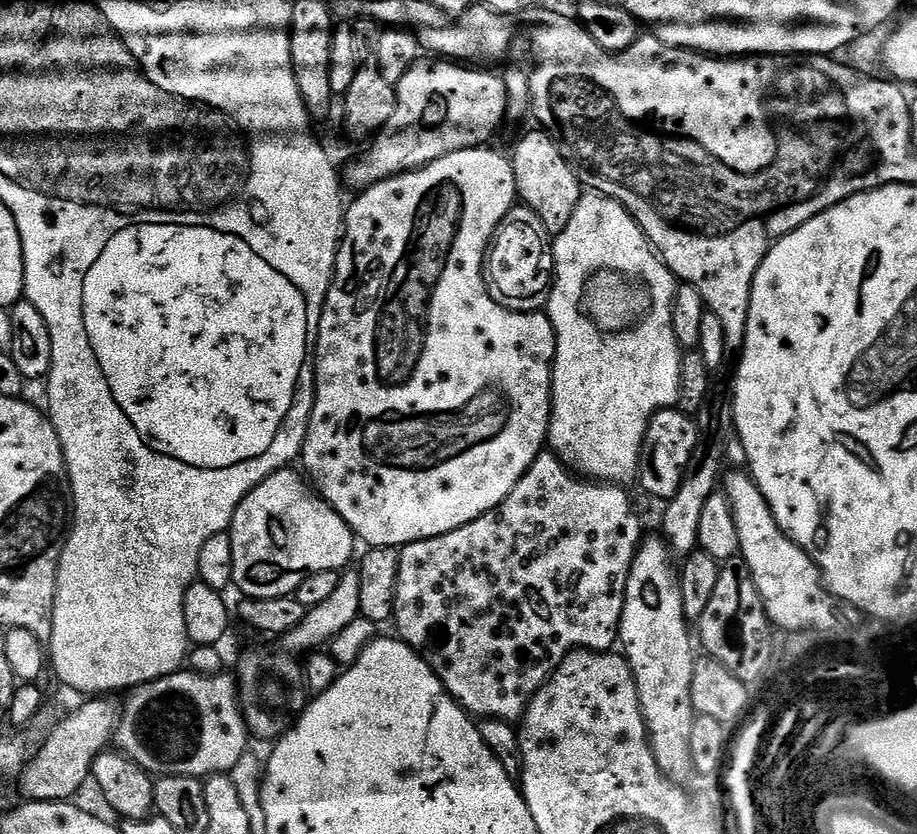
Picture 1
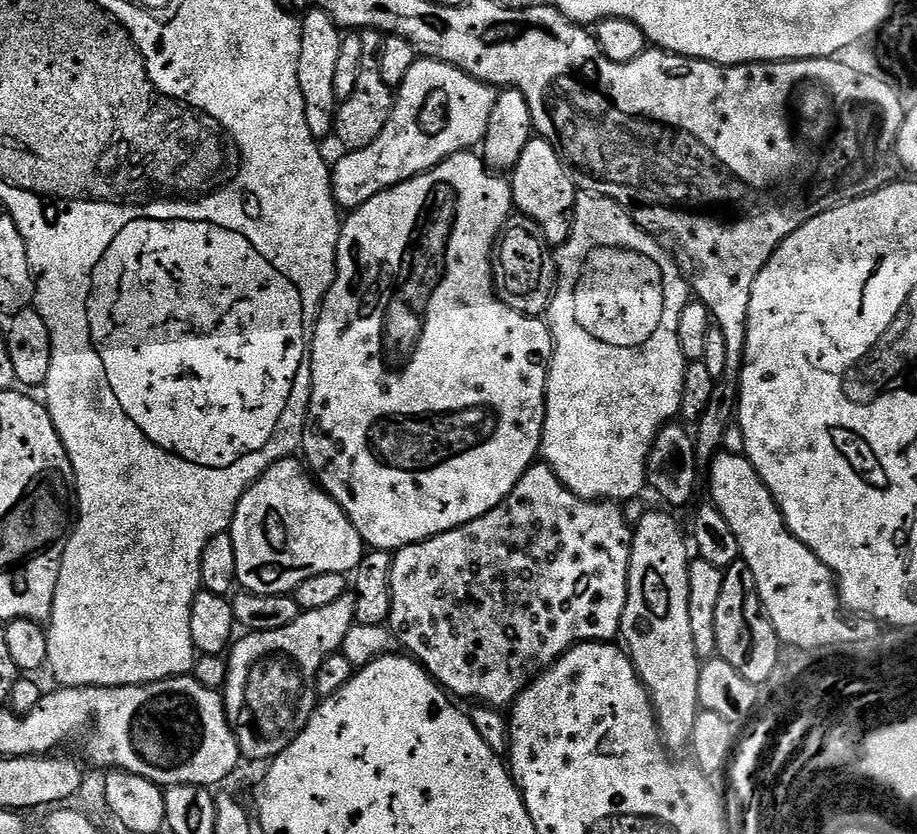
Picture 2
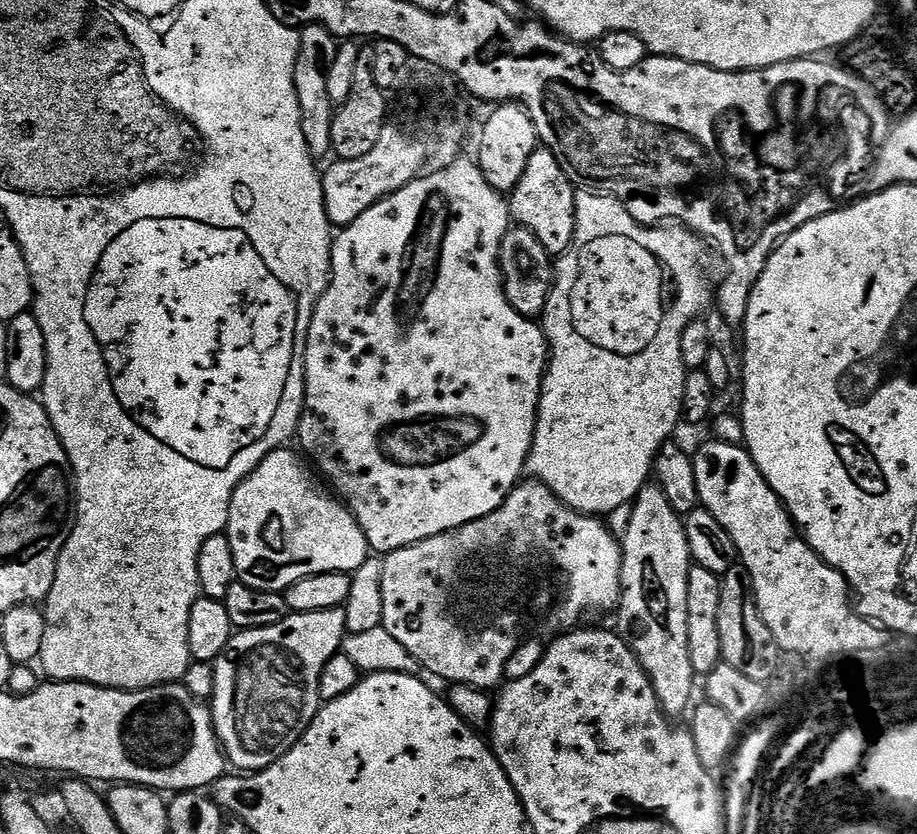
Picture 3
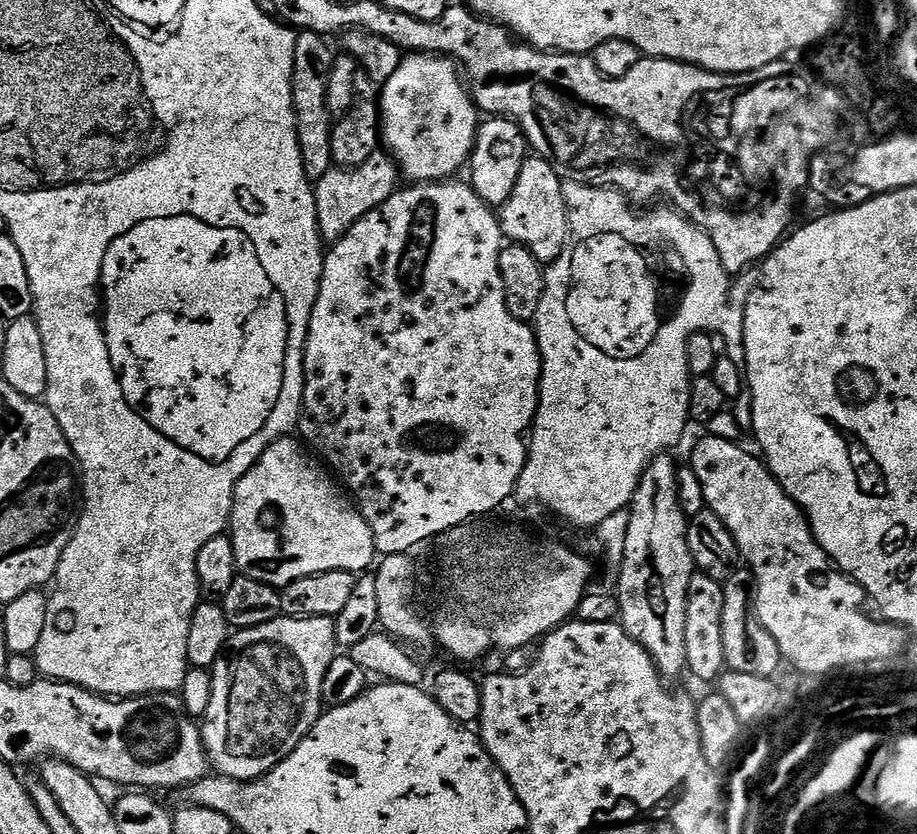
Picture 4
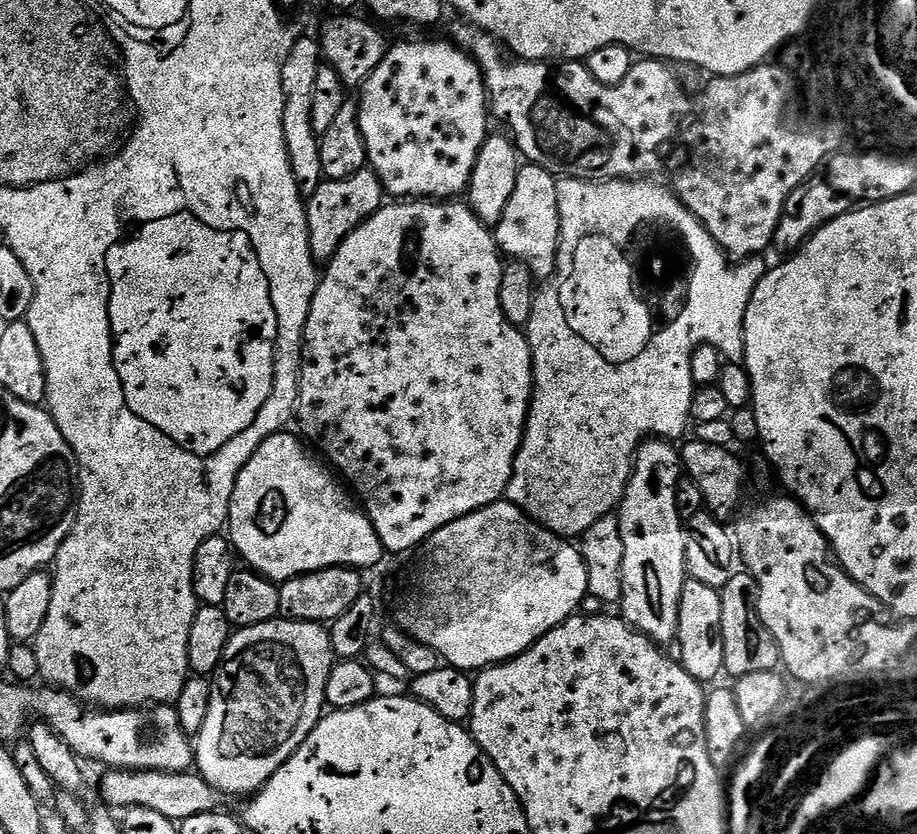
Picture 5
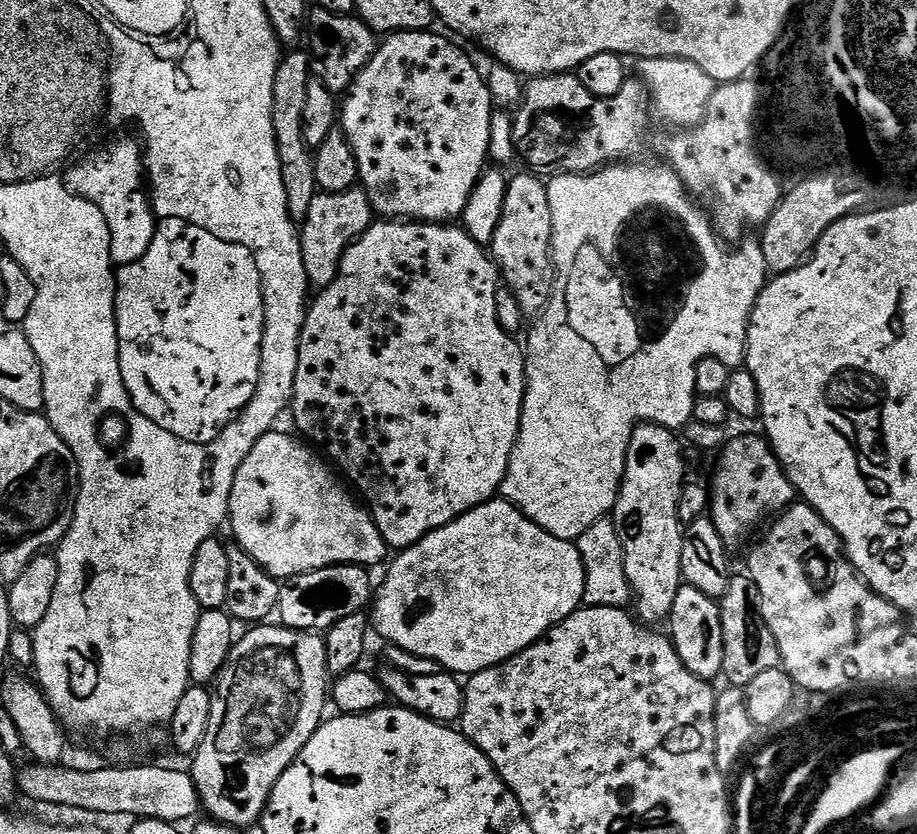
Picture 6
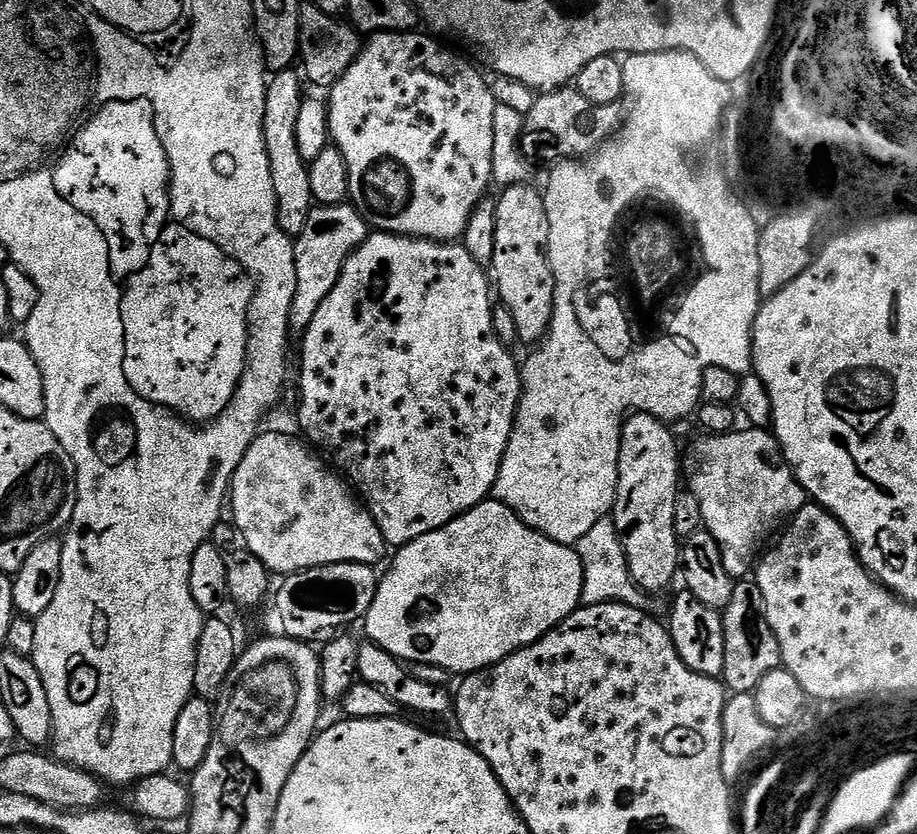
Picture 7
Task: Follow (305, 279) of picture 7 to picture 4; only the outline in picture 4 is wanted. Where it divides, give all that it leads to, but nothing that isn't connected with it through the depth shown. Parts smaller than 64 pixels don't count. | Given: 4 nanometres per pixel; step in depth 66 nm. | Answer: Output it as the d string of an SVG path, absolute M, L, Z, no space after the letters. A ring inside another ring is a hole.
M377 154L357 168L333 167L320 180L315 181L316 213L318 230L325 241L335 242L342 239L359 220L370 214L382 202L386 202L398 190L398 165L391 156Z

